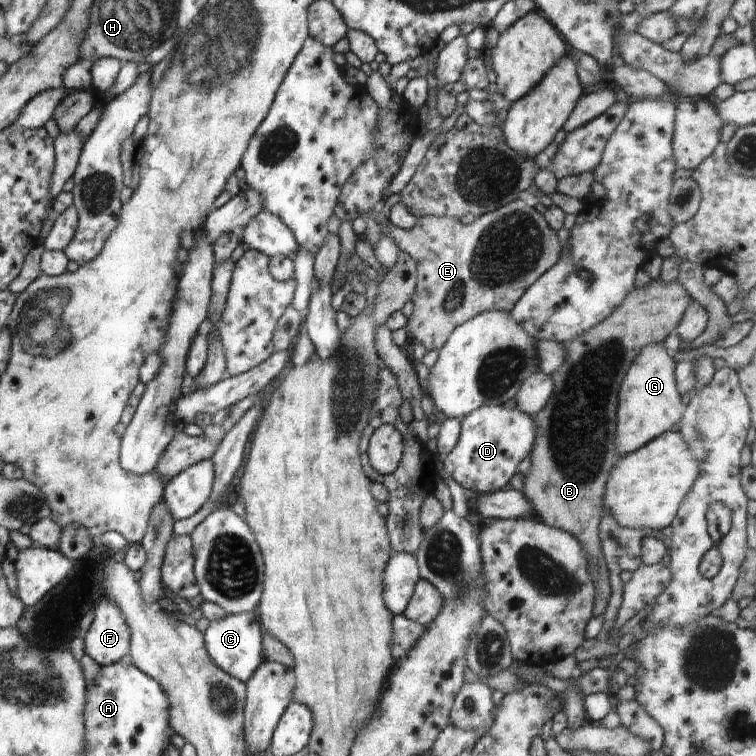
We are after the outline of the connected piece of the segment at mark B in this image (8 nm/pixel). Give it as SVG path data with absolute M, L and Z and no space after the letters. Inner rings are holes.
M659 278L652 279L649 284L634 289L607 319L563 343L566 356L563 365L550 375L553 380L552 392L543 408L532 416L535 422L535 441L529 454L531 467L527 475L524 475L524 487L521 491L543 523L569 532L585 550L595 586L593 616L604 614L611 594L609 572L598 531L604 513L606 484L612 467L619 459L615 445L619 388L641 348L650 343L662 343L680 322L691 300L691 296L677 280L663 283Z

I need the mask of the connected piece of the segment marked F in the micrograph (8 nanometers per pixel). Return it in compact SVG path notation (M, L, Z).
M100 596L94 610L94 619L84 634L85 654L99 665L118 663L130 653L130 627L126 616L112 597Z

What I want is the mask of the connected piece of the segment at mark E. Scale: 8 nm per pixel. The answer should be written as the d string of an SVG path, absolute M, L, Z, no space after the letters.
M520 199L513 200L513 202L509 202L496 210L487 212L486 214L475 218L467 225L465 225L458 217L451 217L450 215L442 215L441 217L424 215L418 218L419 221L410 229L401 229L390 222L384 228L384 234L396 243L398 249L409 254L418 267L417 283L410 300L412 301L412 304L414 304L414 308L407 320L406 330L416 343L420 343L426 348L427 352L430 350L440 350L448 340L452 330L457 326L464 324L467 320L470 320L474 315L489 311L490 309L497 311L511 311L516 302L520 300L520 297L528 290L528 287L533 282L536 282L536 280L538 280L538 278L540 278L547 270L550 270L561 257L562 246L560 240L558 240L557 231L546 222L543 215L536 211L534 207L528 206L528 204Z

